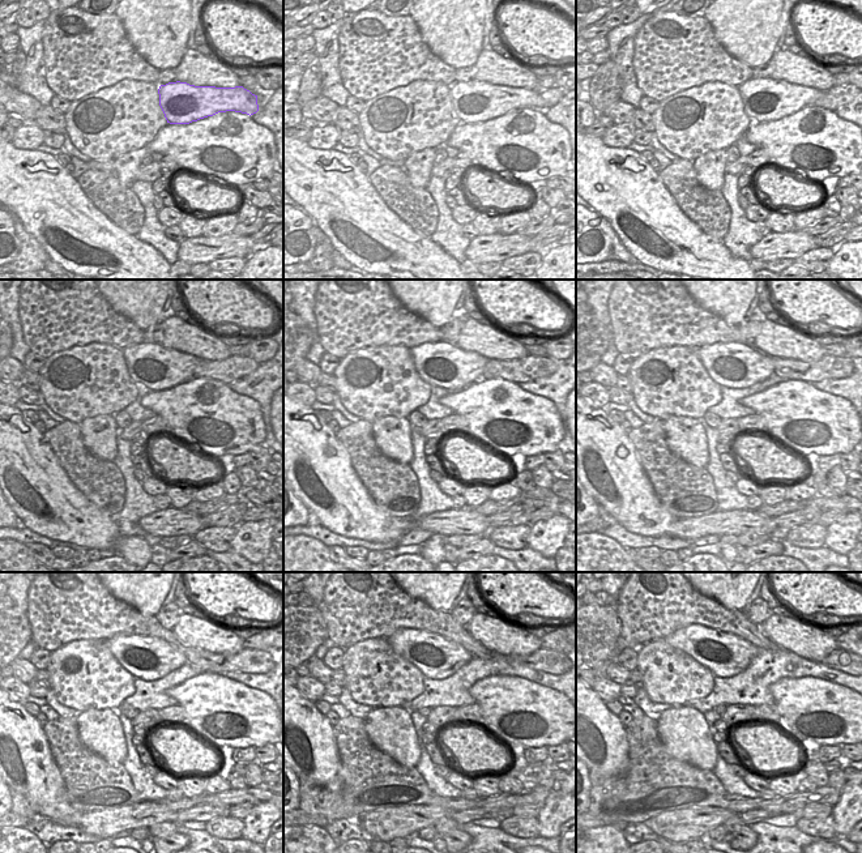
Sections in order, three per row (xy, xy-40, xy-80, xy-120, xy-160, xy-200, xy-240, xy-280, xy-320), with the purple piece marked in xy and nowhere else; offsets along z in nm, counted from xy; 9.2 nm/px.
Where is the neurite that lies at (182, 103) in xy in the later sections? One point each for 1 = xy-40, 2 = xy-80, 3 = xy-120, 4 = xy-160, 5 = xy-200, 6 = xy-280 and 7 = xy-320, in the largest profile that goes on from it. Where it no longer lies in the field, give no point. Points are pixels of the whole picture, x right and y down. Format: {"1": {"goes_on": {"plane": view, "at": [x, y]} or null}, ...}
{"1": {"goes_on": {"plane": "xy-40", "at": [473, 101]}}, "2": {"goes_on": {"plane": "xy-80", "at": [766, 99]}}, "3": {"goes_on": {"plane": "xy-120", "at": [159, 369]}}, "4": {"goes_on": {"plane": "xy-160", "at": [443, 363]}}, "5": {"goes_on": {"plane": "xy-200", "at": [734, 365]}}, "6": {"goes_on": {"plane": "xy-280", "at": [435, 656]}}, "7": {"goes_on": {"plane": "xy-320", "at": [725, 655]}}}

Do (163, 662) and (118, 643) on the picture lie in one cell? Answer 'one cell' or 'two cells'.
one cell

